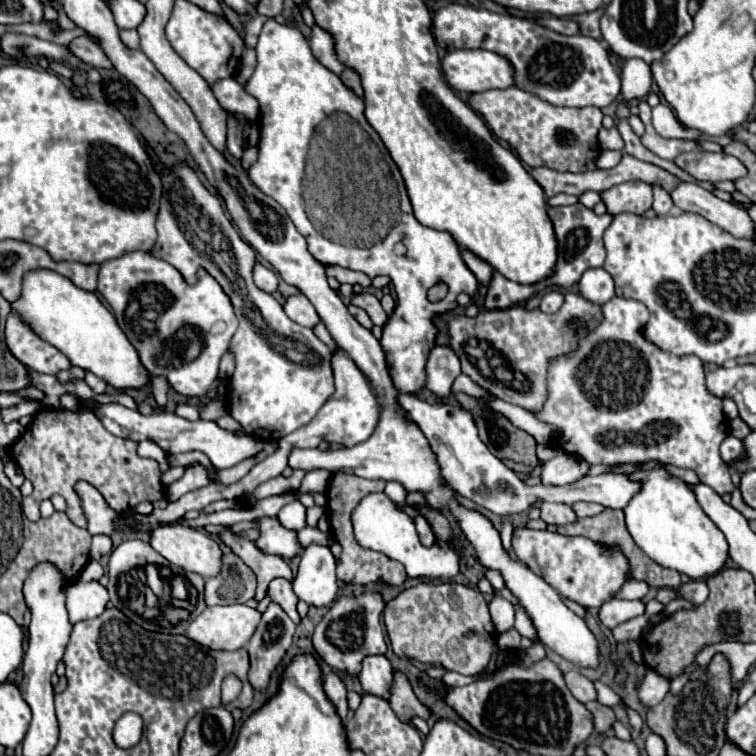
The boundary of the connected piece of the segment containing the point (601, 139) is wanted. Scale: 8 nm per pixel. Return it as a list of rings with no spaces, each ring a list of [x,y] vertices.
[[[602,127],[598,131],[598,143],[600,143],[602,149],[622,149],[624,147],[624,141],[622,141],[622,137],[620,137],[616,127],[612,127],[612,129],[604,129]]]

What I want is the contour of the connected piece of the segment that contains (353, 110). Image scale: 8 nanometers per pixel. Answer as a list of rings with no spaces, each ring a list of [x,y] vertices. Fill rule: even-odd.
[[[268,19],[260,33],[256,53],[258,65],[244,89],[260,103],[260,147],[258,161],[250,167],[248,175],[262,193],[270,195],[286,209],[296,229],[306,237],[308,251],[322,265],[344,267],[344,263],[374,263],[376,275],[388,275],[394,279],[398,303],[382,327],[380,345],[386,355],[394,387],[400,393],[416,395],[426,385],[426,361],[438,335],[434,317],[454,311],[458,307],[456,297],[460,293],[474,297],[478,281],[462,261],[460,247],[454,237],[446,231],[424,227],[414,217],[400,171],[392,163],[392,157],[386,157],[386,147],[378,133],[374,133],[364,119],[362,99],[356,97],[338,75],[328,71],[312,55],[304,35],[290,25],[280,25],[274,19]],[[436,283],[446,283],[448,295],[438,303],[430,303],[428,289]]]

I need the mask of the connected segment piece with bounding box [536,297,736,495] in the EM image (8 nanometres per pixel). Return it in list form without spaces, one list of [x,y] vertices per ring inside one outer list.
[[[612,297],[602,305],[602,313],[604,321],[584,337],[580,349],[568,357],[558,357],[548,367],[548,401],[544,411],[536,413],[536,417],[556,425],[560,431],[556,443],[566,453],[578,455],[590,465],[662,461],[696,471],[700,481],[718,495],[732,493],[736,487],[718,451],[720,441],[728,435],[728,419],[722,411],[722,399],[712,395],[706,387],[704,363],[698,357],[676,359],[644,339],[640,325],[648,321],[648,309],[640,301]]]

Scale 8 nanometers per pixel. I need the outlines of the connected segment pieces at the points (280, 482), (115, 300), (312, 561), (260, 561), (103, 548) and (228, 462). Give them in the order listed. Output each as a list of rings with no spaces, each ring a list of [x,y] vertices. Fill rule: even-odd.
[[[294,471],[294,475],[290,475],[290,477],[274,477],[272,481],[266,481],[264,485],[260,485],[256,491],[254,491],[254,495],[256,497],[270,497],[270,495],[280,495],[280,493],[284,493],[284,491],[292,491],[292,489],[296,489],[298,485],[300,485],[300,481],[302,481],[302,477],[304,477],[306,473],[304,471]]]
[[[132,251],[100,265],[98,293],[112,307],[150,379],[166,377],[170,387],[184,397],[202,397],[210,391],[218,379],[218,363],[238,327],[232,303],[216,279],[202,271],[202,281],[190,287],[166,261],[152,257],[148,251]],[[190,345],[200,345],[200,353],[190,363],[182,363],[180,353]]]
[[[310,543],[302,555],[294,577],[294,593],[308,605],[326,607],[336,599],[338,579],[330,547]]]
[[[224,529],[220,533],[220,541],[224,545],[228,545],[238,557],[242,557],[242,561],[256,573],[258,577],[258,589],[256,589],[256,599],[260,601],[266,591],[268,591],[268,583],[272,581],[272,577],[284,577],[292,581],[292,571],[288,567],[288,563],[278,557],[278,555],[268,555],[264,553],[256,541],[242,537],[240,533],[232,531],[232,529]]]
[[[94,535],[92,537],[92,549],[90,549],[90,557],[92,559],[100,559],[104,555],[108,555],[112,551],[112,541],[108,535]]]
[[[110,403],[110,405],[94,405],[92,407],[94,413],[100,417],[100,421],[104,423],[104,427],[118,435],[118,437],[126,437],[132,441],[142,441],[142,439],[154,439],[166,453],[186,453],[186,451],[202,451],[208,455],[208,459],[212,461],[214,467],[218,469],[226,469],[226,467],[234,467],[236,463],[258,455],[260,451],[264,451],[264,441],[256,439],[256,437],[248,437],[248,435],[238,435],[232,431],[226,431],[222,427],[218,427],[214,421],[186,421],[174,413],[158,413],[158,415],[140,415],[138,411],[132,411],[128,407],[122,407],[118,403]]]

